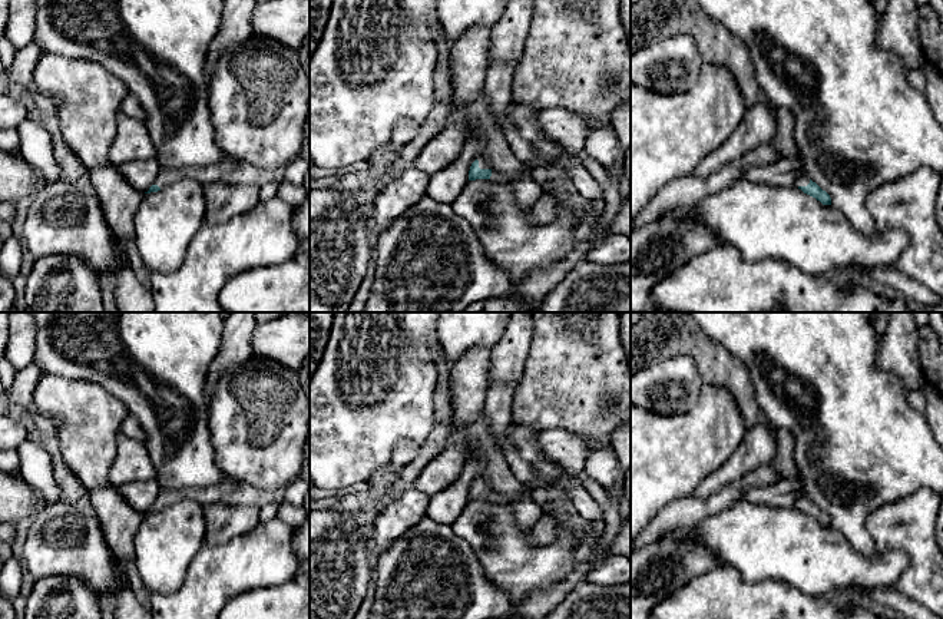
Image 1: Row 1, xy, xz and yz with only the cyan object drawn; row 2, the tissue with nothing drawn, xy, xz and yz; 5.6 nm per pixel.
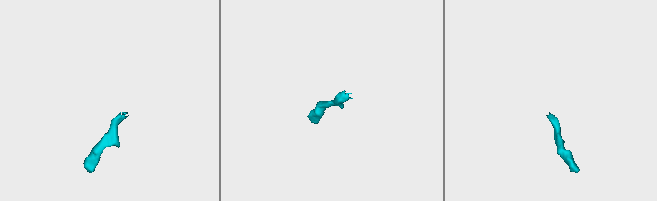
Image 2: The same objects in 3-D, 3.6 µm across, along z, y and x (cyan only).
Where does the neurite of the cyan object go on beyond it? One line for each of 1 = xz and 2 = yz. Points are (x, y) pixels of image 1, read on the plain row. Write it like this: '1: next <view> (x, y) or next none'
1: next xz (483, 485)
2: next yz (803, 500)

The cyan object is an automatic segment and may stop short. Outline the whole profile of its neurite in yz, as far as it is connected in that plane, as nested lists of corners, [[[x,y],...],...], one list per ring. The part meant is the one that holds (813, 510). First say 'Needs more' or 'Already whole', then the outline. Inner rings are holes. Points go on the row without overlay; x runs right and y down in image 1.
Needs more. [[[801,494],[795,502],[795,507],[804,514],[820,522],[823,526],[831,526],[830,516],[823,512],[815,503],[813,503],[807,496]]]

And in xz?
Needs more. [[[479,477],[470,487],[469,502],[490,500],[490,497],[492,497],[492,490],[489,481],[483,477]]]

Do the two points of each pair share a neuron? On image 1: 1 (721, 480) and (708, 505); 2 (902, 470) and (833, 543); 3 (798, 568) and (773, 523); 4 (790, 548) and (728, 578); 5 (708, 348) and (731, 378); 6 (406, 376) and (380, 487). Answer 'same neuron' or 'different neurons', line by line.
1: different neurons
2: different neurons
3: same neuron
4: different neurons
5: same neuron
6: different neurons

